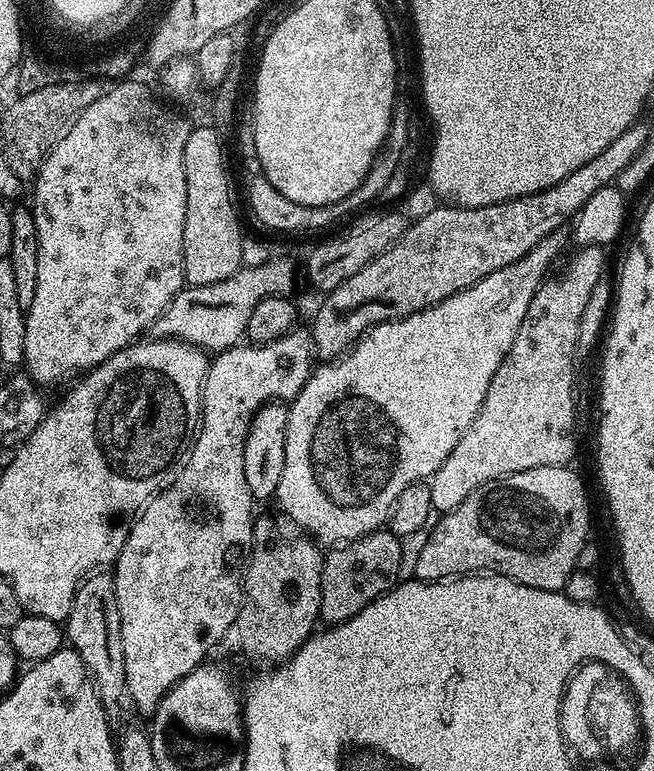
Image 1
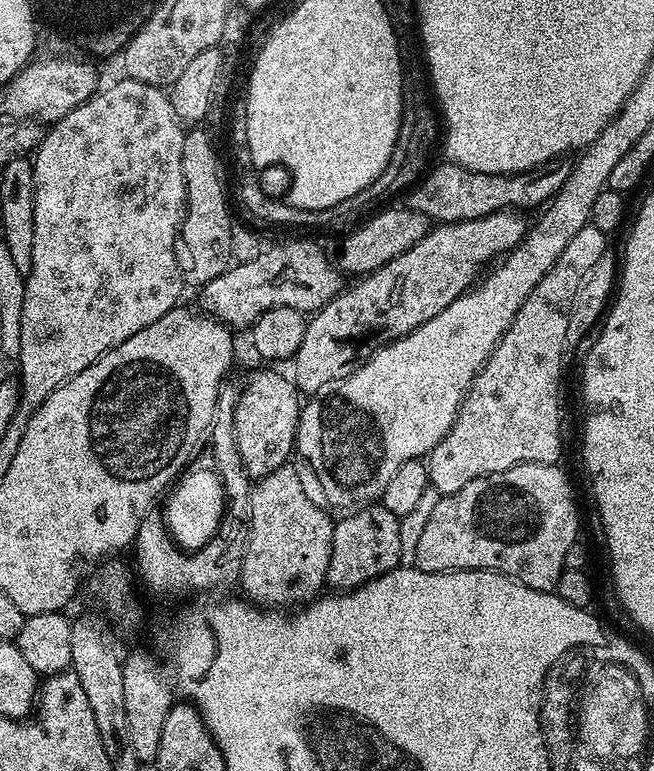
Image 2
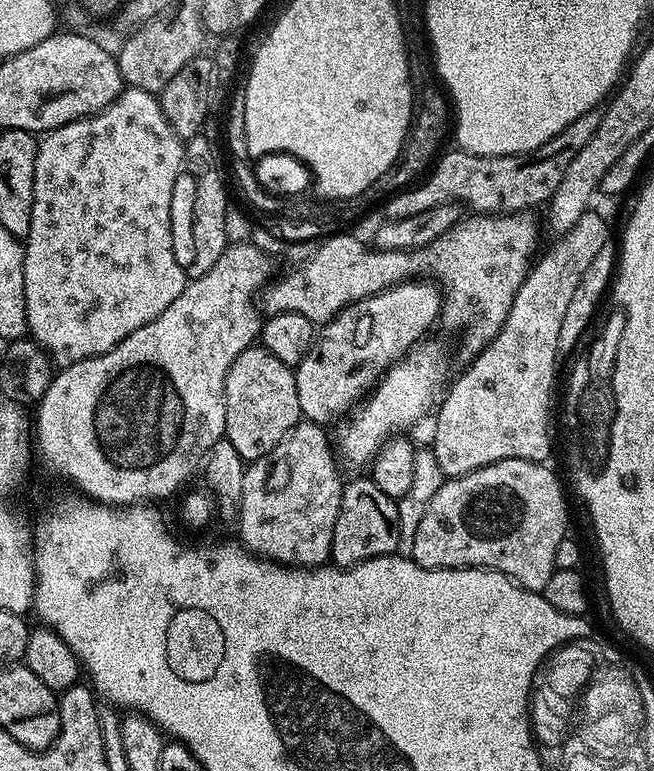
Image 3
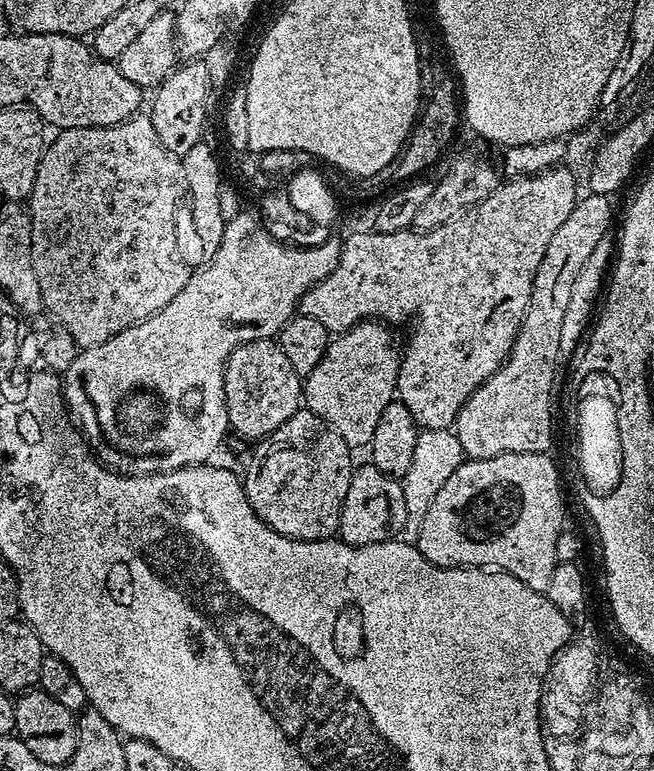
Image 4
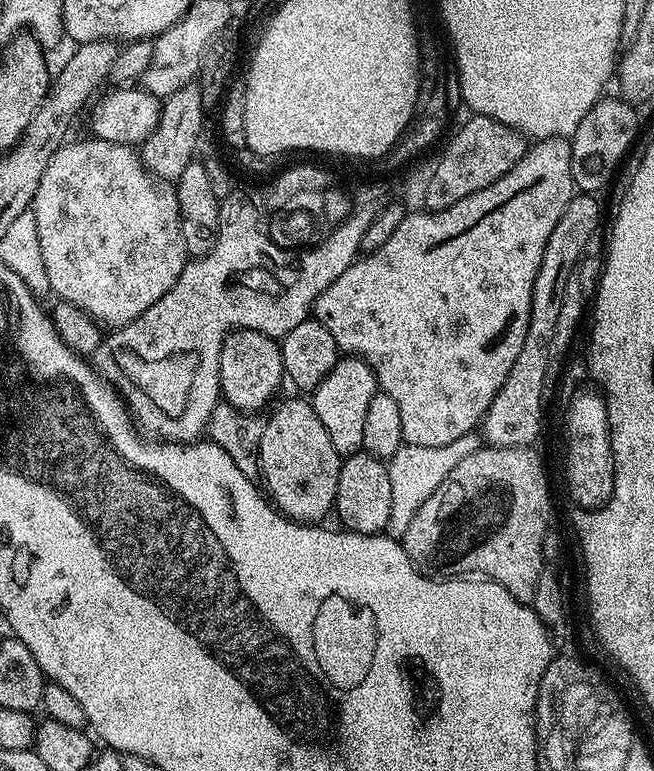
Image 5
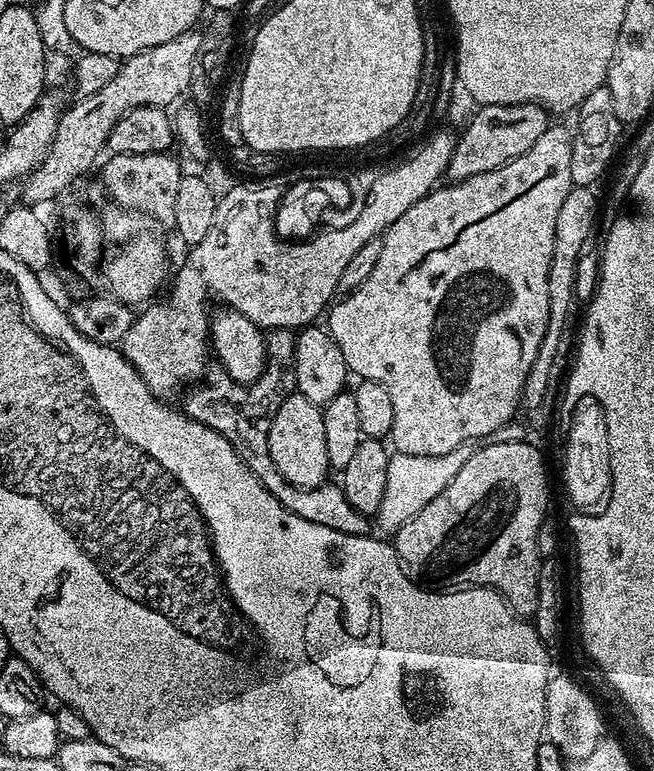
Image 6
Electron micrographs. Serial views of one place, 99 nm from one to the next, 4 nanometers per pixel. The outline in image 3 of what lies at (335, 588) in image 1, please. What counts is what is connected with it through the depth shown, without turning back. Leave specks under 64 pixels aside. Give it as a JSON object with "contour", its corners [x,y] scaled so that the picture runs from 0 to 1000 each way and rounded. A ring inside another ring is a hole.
{"contour":[[[567,620],[531,624],[520,647],[517,677],[511,677],[506,730],[517,737],[540,737],[580,721],[596,721],[606,716],[612,702],[607,650],[598,649]]]}

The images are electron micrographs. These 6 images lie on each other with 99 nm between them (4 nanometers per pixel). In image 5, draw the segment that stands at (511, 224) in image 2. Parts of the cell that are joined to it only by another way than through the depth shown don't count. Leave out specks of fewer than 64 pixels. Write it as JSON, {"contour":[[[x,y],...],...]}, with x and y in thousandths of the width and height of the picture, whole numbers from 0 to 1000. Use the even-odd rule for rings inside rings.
{"contour":[[[520,464],[505,480],[505,485],[498,485],[495,494],[476,510],[477,529],[486,537],[486,542],[492,542],[492,553],[498,553],[498,563],[505,563],[505,573],[511,573],[511,584],[517,584],[520,593],[540,591],[555,582],[554,553],[560,553],[560,532],[564,530],[576,507],[575,488],[569,484],[566,473],[549,464]]]}

